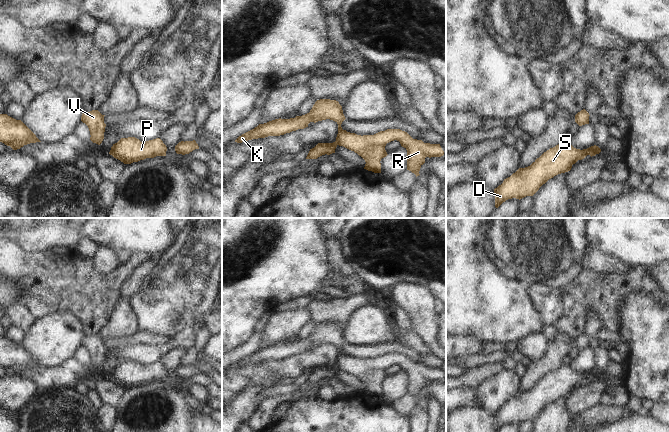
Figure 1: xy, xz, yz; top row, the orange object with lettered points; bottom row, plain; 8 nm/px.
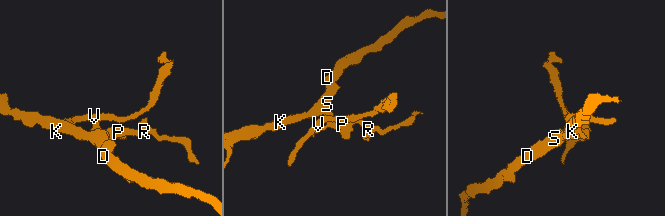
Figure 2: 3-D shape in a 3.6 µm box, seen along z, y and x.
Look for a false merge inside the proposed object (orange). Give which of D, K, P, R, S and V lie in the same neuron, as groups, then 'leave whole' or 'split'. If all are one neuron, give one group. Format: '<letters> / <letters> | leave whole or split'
D K P R S / V | split

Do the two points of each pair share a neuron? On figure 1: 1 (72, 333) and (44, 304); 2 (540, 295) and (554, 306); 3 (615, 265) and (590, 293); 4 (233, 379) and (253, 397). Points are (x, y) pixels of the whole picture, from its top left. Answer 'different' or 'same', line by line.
1: different
2: same
3: different
4: different

